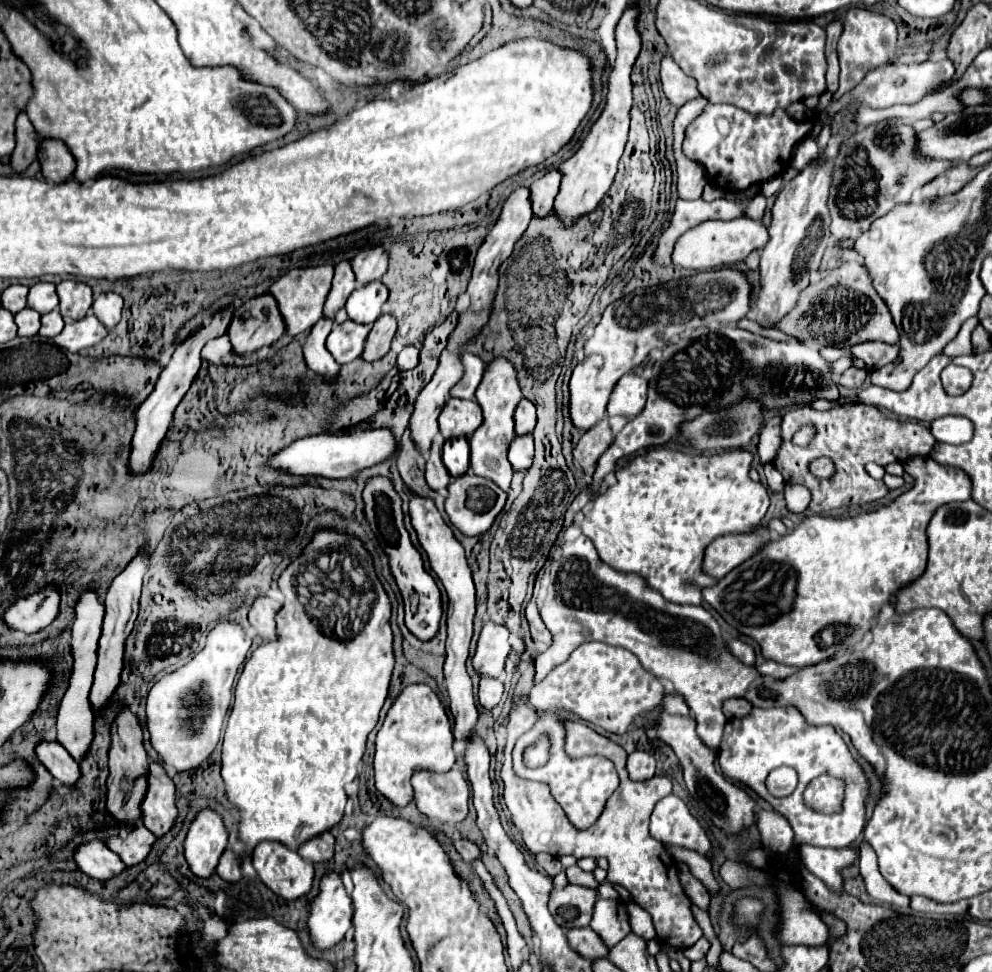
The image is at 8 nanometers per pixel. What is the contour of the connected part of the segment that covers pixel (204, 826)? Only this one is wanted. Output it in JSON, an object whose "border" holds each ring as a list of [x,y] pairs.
{"border":[[[202,811],[202,813],[196,817],[196,821],[190,825],[188,837],[186,837],[186,841],[184,841],[184,851],[186,851],[188,867],[192,867],[192,869],[204,869],[204,867],[208,867],[206,873],[194,873],[196,877],[208,879],[208,877],[216,871],[218,859],[220,859],[220,855],[224,853],[226,843],[228,843],[228,833],[226,833],[226,827],[224,827],[224,823],[222,823],[222,817],[216,815],[214,811]]]}

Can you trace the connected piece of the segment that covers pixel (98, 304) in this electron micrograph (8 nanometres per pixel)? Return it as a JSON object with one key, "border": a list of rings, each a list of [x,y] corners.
{"border":[[[104,293],[92,303],[92,313],[108,327],[112,329],[120,321],[122,313],[122,297],[116,293]]]}

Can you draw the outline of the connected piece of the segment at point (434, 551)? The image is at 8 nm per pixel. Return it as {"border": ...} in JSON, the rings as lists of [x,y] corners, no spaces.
{"border":[[[410,493],[410,517],[412,527],[418,533],[418,541],[422,549],[428,555],[432,571],[442,581],[446,595],[448,595],[448,639],[446,639],[446,663],[444,663],[444,677],[446,677],[446,689],[450,699],[450,711],[454,715],[454,735],[460,743],[468,745],[474,735],[474,723],[478,719],[476,703],[472,697],[472,681],[466,673],[466,659],[468,659],[468,645],[472,639],[472,619],[476,611],[476,591],[472,583],[472,571],[464,557],[464,547],[456,541],[452,529],[444,523],[440,511],[436,509],[434,501],[418,497]]]}

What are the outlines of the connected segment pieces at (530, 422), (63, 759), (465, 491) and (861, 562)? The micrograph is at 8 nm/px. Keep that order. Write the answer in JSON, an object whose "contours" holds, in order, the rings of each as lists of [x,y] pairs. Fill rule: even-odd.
{"contours":[[[[522,399],[514,411],[514,421],[516,421],[516,433],[524,435],[524,433],[532,433],[534,425],[536,425],[536,407],[530,399]]],[[[42,741],[36,747],[38,759],[42,761],[42,765],[62,783],[68,787],[74,787],[80,779],[80,765],[74,763],[74,759],[70,759],[68,751],[56,743],[56,741]]],[[[464,473],[448,485],[448,495],[446,495],[444,507],[446,507],[450,523],[458,531],[462,531],[464,535],[482,535],[490,529],[496,515],[504,509],[504,503],[506,503],[506,493],[496,483],[482,479],[478,475]]],[[[914,455],[906,459],[904,471],[914,477],[914,487],[896,497],[888,507],[850,519],[810,515],[788,535],[778,541],[768,541],[756,555],[718,579],[716,585],[706,587],[702,599],[716,609],[728,625],[754,639],[760,645],[764,659],[780,665],[806,667],[854,647],[870,631],[870,623],[880,607],[886,605],[900,587],[914,581],[918,573],[924,571],[928,555],[926,525],[936,507],[948,501],[970,499],[970,477],[958,467],[936,463],[930,455]],[[828,627],[836,629],[836,641],[832,645],[826,645],[820,639],[820,633]]]]}

